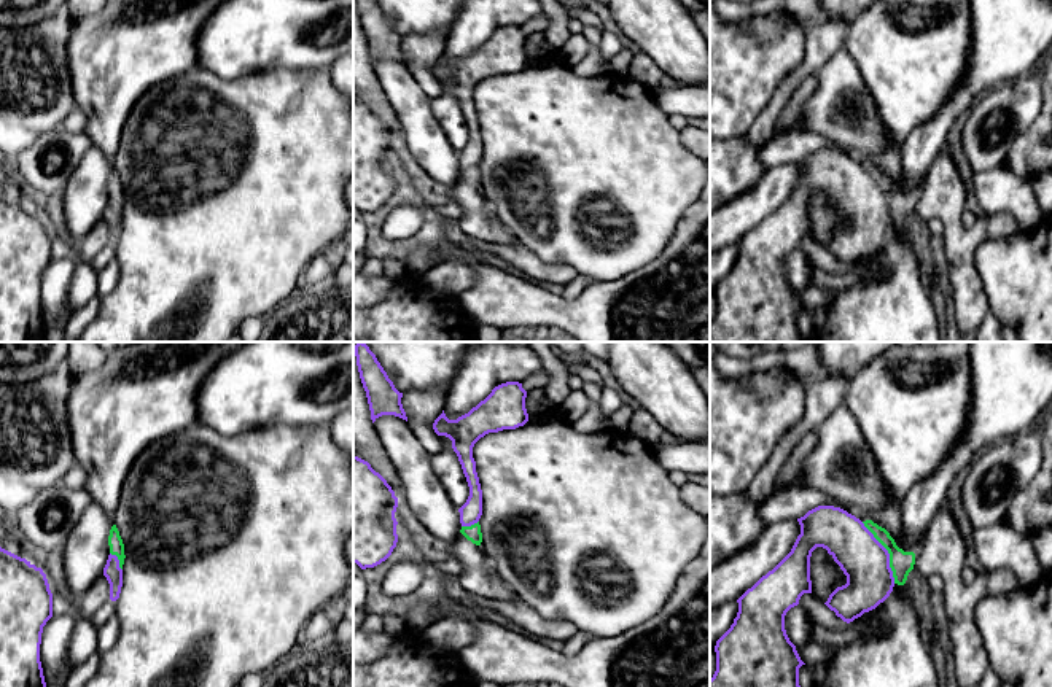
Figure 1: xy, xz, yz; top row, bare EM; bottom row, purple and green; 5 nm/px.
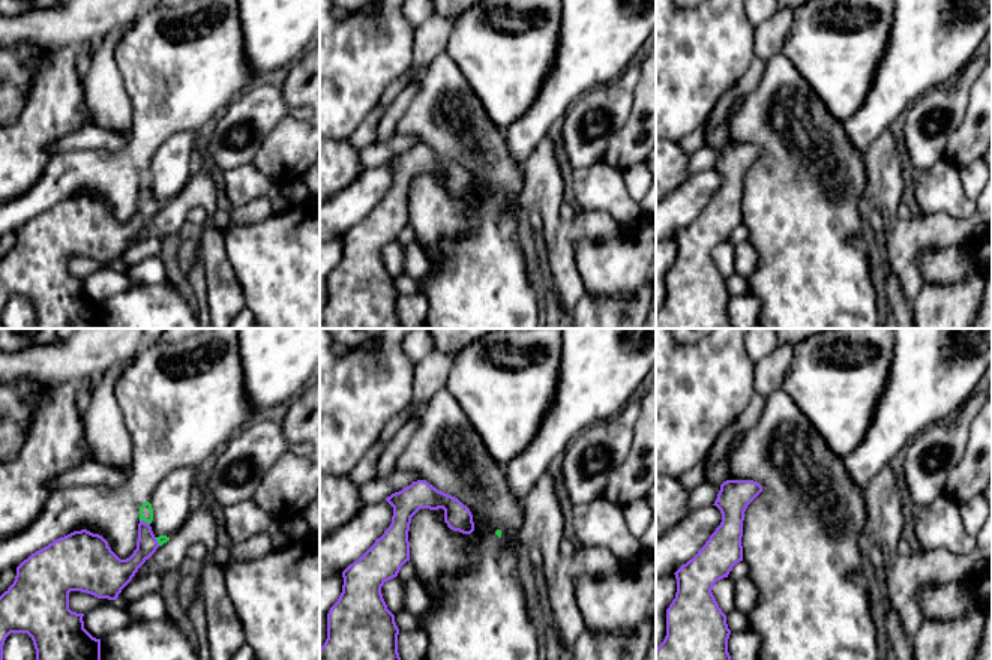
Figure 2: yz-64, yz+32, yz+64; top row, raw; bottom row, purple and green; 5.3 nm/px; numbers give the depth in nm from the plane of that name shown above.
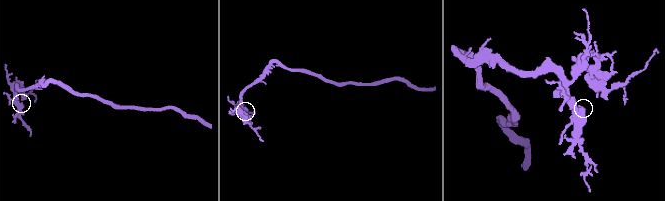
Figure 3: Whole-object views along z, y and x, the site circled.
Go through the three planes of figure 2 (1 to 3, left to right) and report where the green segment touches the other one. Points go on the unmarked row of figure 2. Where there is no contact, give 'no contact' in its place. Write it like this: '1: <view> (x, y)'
1: yz-64 (143, 185)
2: no contact
3: no contact

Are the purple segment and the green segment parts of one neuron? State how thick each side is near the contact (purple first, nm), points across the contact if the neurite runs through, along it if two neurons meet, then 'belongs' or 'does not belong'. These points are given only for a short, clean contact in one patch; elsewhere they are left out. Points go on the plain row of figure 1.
calibres 240 and 120 nm; way yz (864, 205), (879, 204), (887, 196), (901, 207); belongs

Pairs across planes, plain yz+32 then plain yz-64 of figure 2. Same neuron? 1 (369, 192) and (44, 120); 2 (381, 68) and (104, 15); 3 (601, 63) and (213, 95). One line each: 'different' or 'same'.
1: different
2: different
3: different

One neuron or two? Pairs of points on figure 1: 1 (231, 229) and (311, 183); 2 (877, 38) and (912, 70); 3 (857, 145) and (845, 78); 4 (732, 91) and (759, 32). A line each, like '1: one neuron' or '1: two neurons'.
1: one neuron
2: one neuron
3: one neuron
4: one neuron

